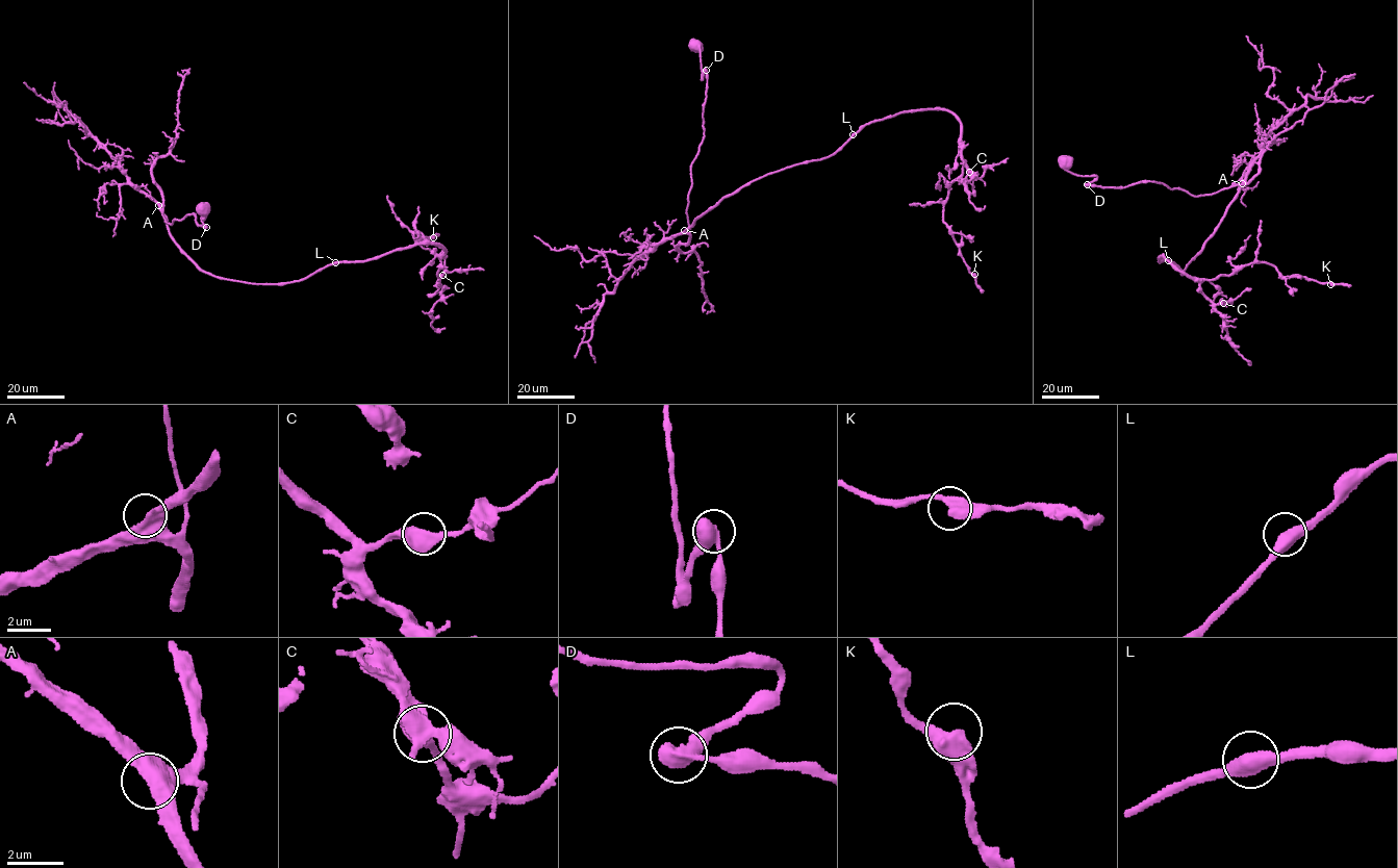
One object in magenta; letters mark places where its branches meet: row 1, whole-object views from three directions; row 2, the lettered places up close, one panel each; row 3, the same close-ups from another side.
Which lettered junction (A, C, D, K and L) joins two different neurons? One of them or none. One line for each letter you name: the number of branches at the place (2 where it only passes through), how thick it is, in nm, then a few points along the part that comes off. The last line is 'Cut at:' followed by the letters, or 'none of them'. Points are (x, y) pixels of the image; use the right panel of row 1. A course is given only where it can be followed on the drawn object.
Cut at: none of them

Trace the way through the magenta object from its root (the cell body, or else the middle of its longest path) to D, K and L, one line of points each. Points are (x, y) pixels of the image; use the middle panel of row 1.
D: (695, 46), (700, 48), (702, 79), (706, 70)
K: (695, 46), (707, 86), (688, 232), (867, 124), (944, 108), (965, 162), (943, 221), (974, 274)
L: (695, 46), (707, 86), (704, 137), (690, 169), (688, 232), (726, 196), (768, 174), (830, 156), (853, 134)

